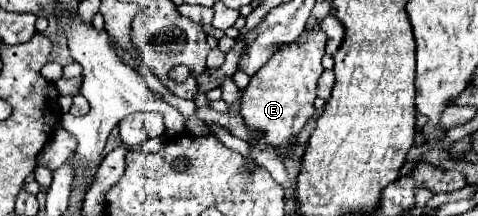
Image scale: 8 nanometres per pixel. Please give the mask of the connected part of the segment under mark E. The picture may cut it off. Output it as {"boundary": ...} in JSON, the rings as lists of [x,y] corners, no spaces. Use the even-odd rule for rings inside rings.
{"boundary":[[[316,24],[310,32],[304,32],[298,40],[278,46],[274,56],[250,78],[242,94],[242,118],[250,130],[258,130],[264,134],[262,140],[252,142],[256,148],[274,148],[288,146],[294,136],[300,134],[304,124],[314,114],[314,98],[316,98],[316,82],[322,68],[322,56],[326,46],[326,34],[322,34],[320,24]]]}

